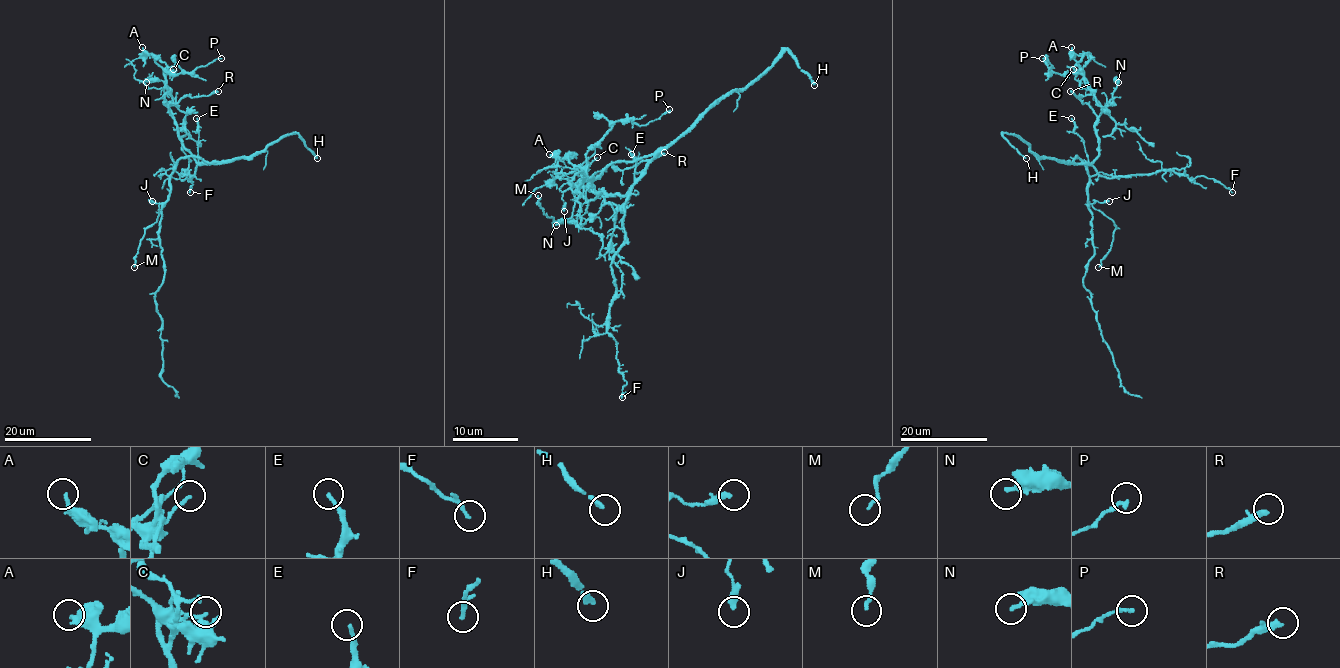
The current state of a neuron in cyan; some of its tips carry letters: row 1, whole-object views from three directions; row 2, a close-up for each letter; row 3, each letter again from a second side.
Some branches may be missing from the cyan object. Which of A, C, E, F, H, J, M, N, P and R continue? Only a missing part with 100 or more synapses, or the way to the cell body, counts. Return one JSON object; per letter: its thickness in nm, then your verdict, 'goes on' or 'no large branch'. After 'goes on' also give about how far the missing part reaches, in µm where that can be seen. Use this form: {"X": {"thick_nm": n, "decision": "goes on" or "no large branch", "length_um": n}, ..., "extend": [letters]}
{"A": {"thick_nm": 240, "decision": "no large branch"}, "C": {"thick_nm": 160, "decision": "no large branch"}, "E": {"thick_nm": 170, "decision": "no large branch"}, "F": {"thick_nm": 150, "decision": "no large branch"}, "H": {"thick_nm": 240, "decision": "goes on", "length_um": 140}, "J": {"thick_nm": 320, "decision": "no large branch"}, "M": {"thick_nm": 160, "decision": "no large branch"}, "N": {"thick_nm": 240, "decision": "no large branch"}, "P": {"thick_nm": 180, "decision": "no large branch"}, "R": {"thick_nm": 320, "decision": "no large branch"}, "extend": ["H"]}

